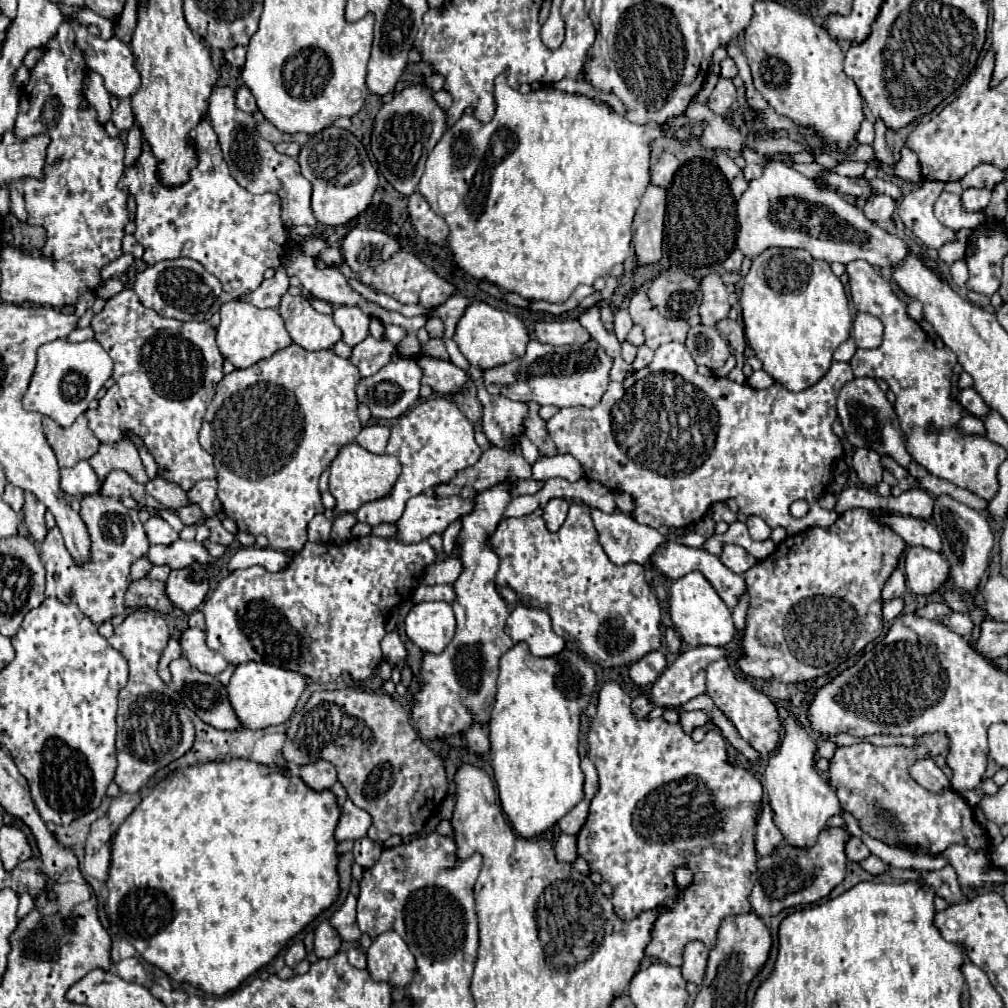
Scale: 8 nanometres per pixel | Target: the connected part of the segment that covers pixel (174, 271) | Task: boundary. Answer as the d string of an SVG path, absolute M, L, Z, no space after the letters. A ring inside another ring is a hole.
M192 259L160 261L146 267L134 277L132 289L146 307L154 309L158 315L180 321L208 321L222 307L220 281Z

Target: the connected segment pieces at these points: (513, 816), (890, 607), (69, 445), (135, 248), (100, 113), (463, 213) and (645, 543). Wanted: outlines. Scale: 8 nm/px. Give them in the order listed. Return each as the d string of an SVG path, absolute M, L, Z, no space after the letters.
M516 643L510 651L502 655L496 705L488 721L492 741L490 757L502 809L522 837L534 837L544 833L582 799L584 773L580 769L578 757L580 715L594 699L594 693L596 673L576 649L566 647L552 657L534 657L526 643Z
M902 597L887 600L884 605L882 605L882 617L884 621L894 621L904 609L904 599Z
M80 415L72 427L60 427L52 419L44 417L44 435L50 443L50 447L56 453L60 467L72 467L80 459L90 459L96 451L100 441L88 427L88 419Z
M124 235L124 239L122 239L122 251L124 251L124 253L134 255L136 259L138 259L138 257L142 257L142 253L144 253L144 249L136 243L136 239L134 239L132 235Z
M90 71L84 79L84 95L86 95L86 101L90 107L96 109L96 119L100 125L106 125L108 119L110 119L110 95L102 83L102 77L94 71Z
M500 75L500 77L496 77L496 89L494 89L494 99L496 99L496 115L494 115L494 119L488 123L488 125L480 125L474 117L472 117L472 113L464 113L464 117L456 123L456 125L452 125L452 127L448 127L446 129L446 133L442 135L442 139L438 141L438 145L432 149L432 153L430 153L430 157L428 157L428 161L426 161L426 171L424 171L424 175L422 175L422 179L420 179L420 195L430 203L430 207L434 209L434 211L439 214L439 206L442 205L442 202L438 202L438 193L440 191L444 191L444 189L456 189L456 193L460 195L460 202L451 203L452 211L447 213L446 215L441 216L444 217L444 221L448 223L448 227L450 227L450 235L448 235L448 247L452 249L452 253L454 253L454 259L456 259L456 263L468 273L468 275L472 275L472 277L476 277L476 279L486 279L486 281L490 281L490 283L494 283L494 285L498 285L500 289L504 289L504 291L512 291L512 293L518 293L520 297L524 297L524 299L530 299L530 301L550 301L550 303L562 303L562 301L566 301L570 295L572 295L572 291L578 287L578 285L592 285L598 277L606 277L608 273L610 273L610 269L616 265L616 263L624 263L626 261L626 257L630 255L630 241L632 241L632 219L634 219L634 213L636 213L636 209L638 209L638 205L640 205L640 197L644 195L644 191L646 191L646 187L650 185L650 153L652 153L652 145L654 145L654 141L660 137L660 129L656 127L656 125L636 125L636 123L630 123L626 117L622 117L622 115L618 115L618 113L614 113L608 105L600 105L600 103L594 103L590 97L586 97L586 95L578 95L578 93L564 93L564 91L558 91L558 89L538 89L538 91L530 91L530 93L520 93L520 91L516 91L516 89L512 89L508 83L506 83L506 75Z
M590 509L590 511L592 511L594 527L596 527L598 537L600 537L600 545L614 565L626 565L626 563L644 565L650 561L650 555L656 551L656 547L666 541L666 537L660 535L656 529L640 525L634 521L634 517L624 515L620 511L616 511L616 513L604 513L600 509Z

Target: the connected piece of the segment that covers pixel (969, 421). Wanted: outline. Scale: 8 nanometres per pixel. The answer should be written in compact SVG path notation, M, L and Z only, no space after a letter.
M966 415L966 417L960 419L958 429L960 429L962 433L966 433L966 435L984 433L984 423L982 423L982 419L976 419L976 417L972 417L972 415Z

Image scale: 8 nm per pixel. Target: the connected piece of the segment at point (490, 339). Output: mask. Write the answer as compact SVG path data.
M474 301L466 307L464 315L460 317L456 325L454 341L460 347L462 355L470 361L470 365L480 367L480 369L490 369L490 367L498 367L498 365L504 365L508 361L522 357L530 337L524 323L516 315L494 309L492 305L482 303L482 301Z

